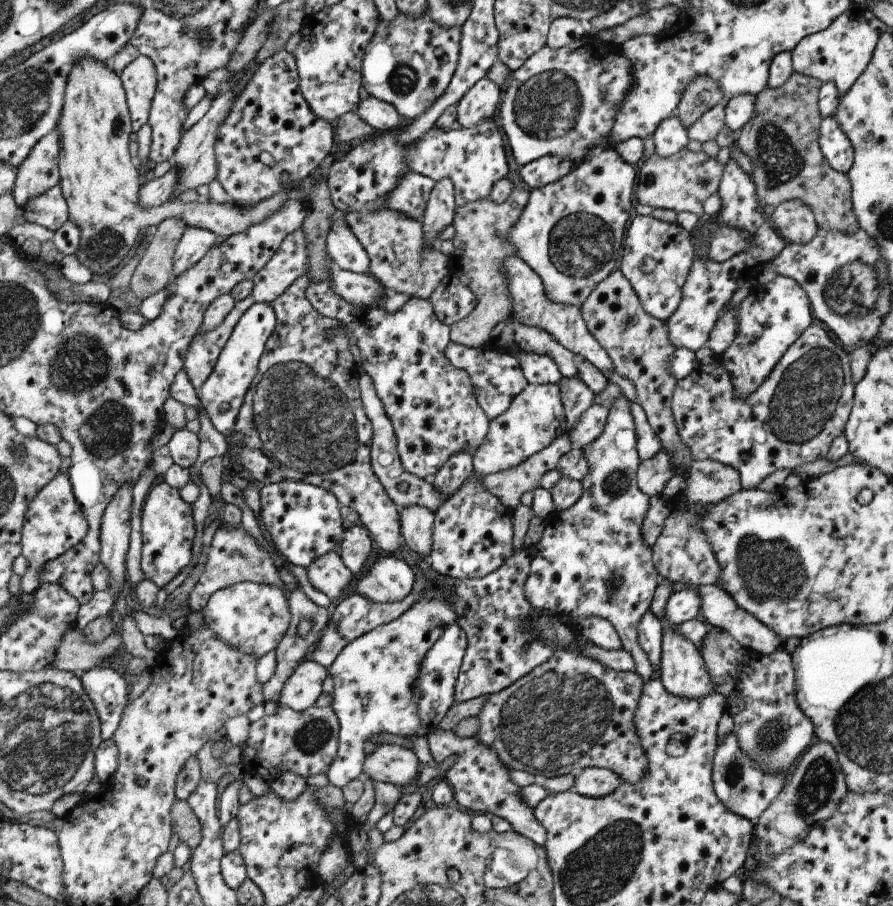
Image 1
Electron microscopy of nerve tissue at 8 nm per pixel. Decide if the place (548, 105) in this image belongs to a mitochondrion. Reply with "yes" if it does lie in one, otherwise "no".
yes

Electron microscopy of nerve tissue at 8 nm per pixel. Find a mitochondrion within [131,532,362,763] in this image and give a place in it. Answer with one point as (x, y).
(316, 733)

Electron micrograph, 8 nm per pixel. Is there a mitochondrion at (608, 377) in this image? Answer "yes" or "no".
no

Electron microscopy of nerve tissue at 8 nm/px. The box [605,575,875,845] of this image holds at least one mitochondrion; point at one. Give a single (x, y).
(813, 791)

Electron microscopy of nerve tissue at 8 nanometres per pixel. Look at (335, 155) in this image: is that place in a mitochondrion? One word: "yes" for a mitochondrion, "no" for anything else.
no

